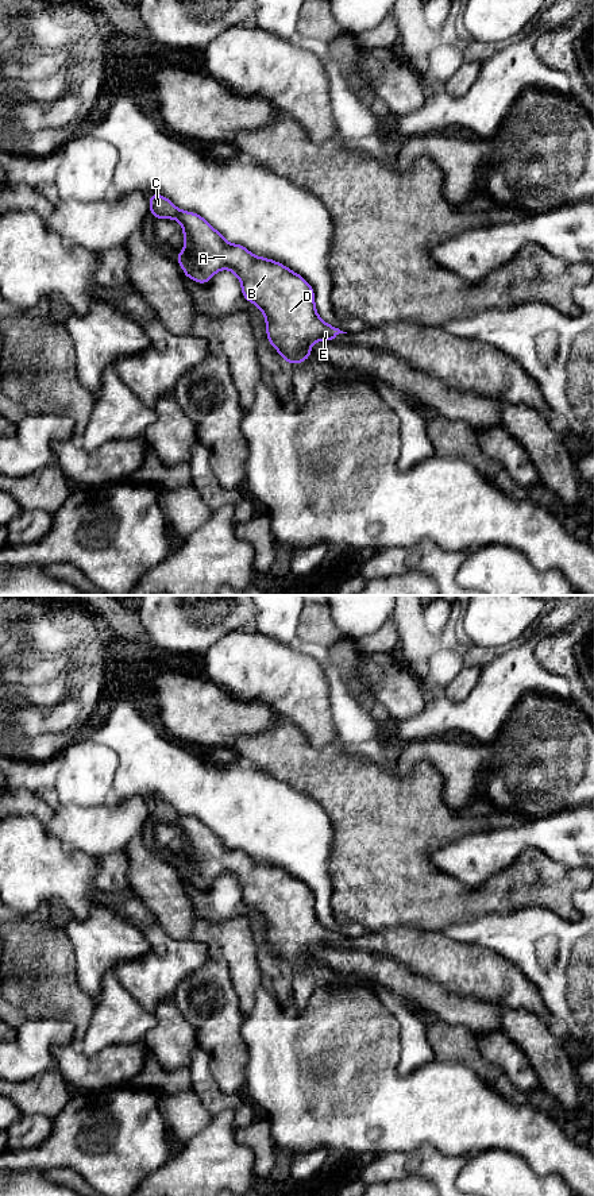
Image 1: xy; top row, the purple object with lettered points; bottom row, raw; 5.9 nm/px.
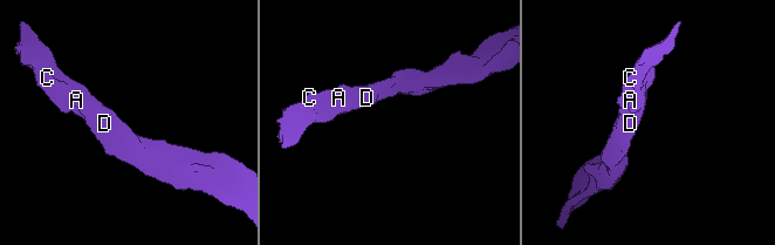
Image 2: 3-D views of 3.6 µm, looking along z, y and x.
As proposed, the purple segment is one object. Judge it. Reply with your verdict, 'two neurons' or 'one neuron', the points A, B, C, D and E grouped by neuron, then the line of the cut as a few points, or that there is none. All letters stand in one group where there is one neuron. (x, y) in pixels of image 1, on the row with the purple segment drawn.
one neuron | A B C D E | no cut

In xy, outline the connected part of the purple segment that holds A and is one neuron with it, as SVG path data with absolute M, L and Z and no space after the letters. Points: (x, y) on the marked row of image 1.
M159 193L148 196L148 201L154 219L176 219L182 225L185 247L174 256L184 275L202 285L219 270L231 270L242 283L242 296L263 313L266 340L289 364L302 364L313 355L313 342L333 342L339 333L347 333L319 317L315 290L300 274L228 243L204 217L180 211Z

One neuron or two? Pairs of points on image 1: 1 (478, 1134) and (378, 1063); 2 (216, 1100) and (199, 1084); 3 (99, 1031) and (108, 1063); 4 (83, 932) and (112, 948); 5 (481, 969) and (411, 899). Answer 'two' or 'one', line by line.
1: one
2: one
3: two
4: one
5: two

